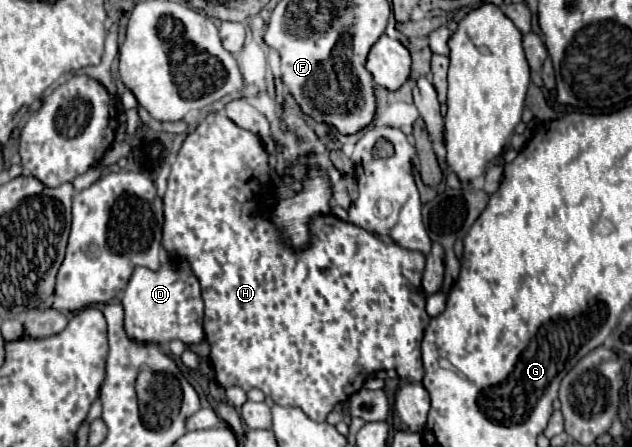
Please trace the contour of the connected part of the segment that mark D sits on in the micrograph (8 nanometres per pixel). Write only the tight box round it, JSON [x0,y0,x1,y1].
[122,257,204,345]

